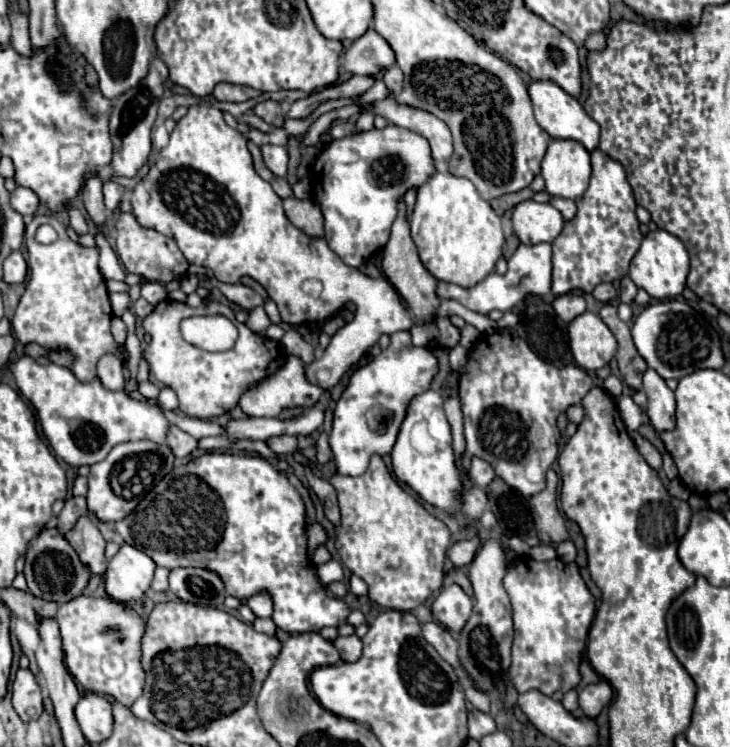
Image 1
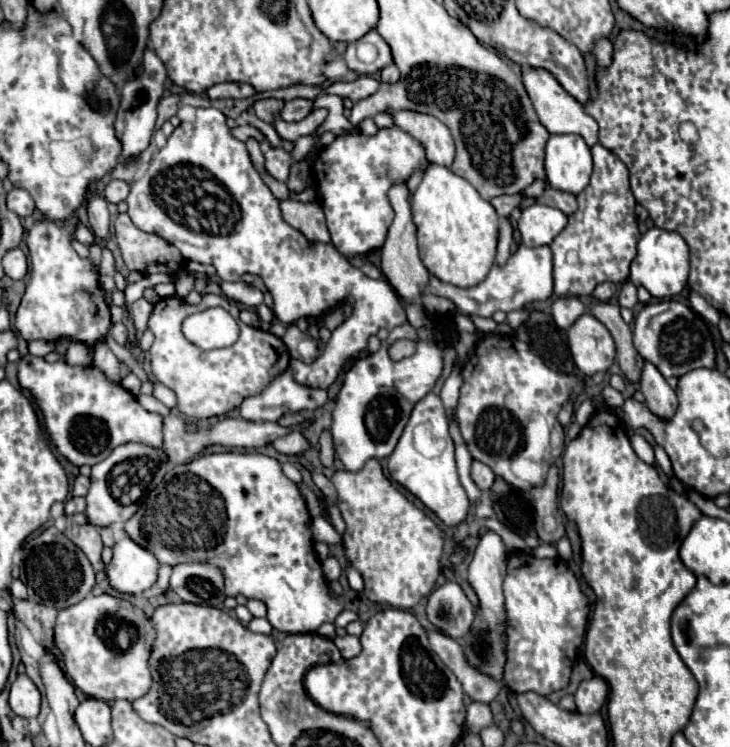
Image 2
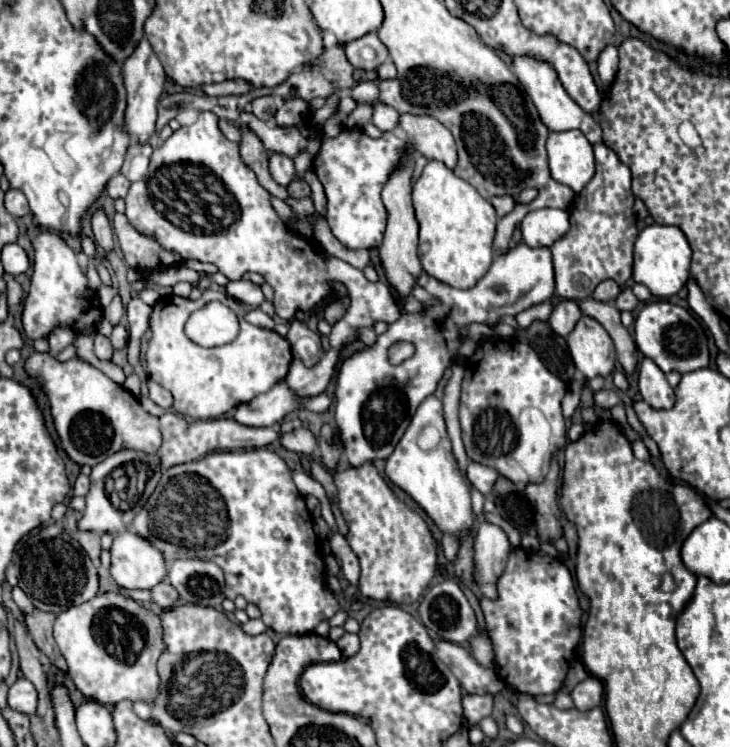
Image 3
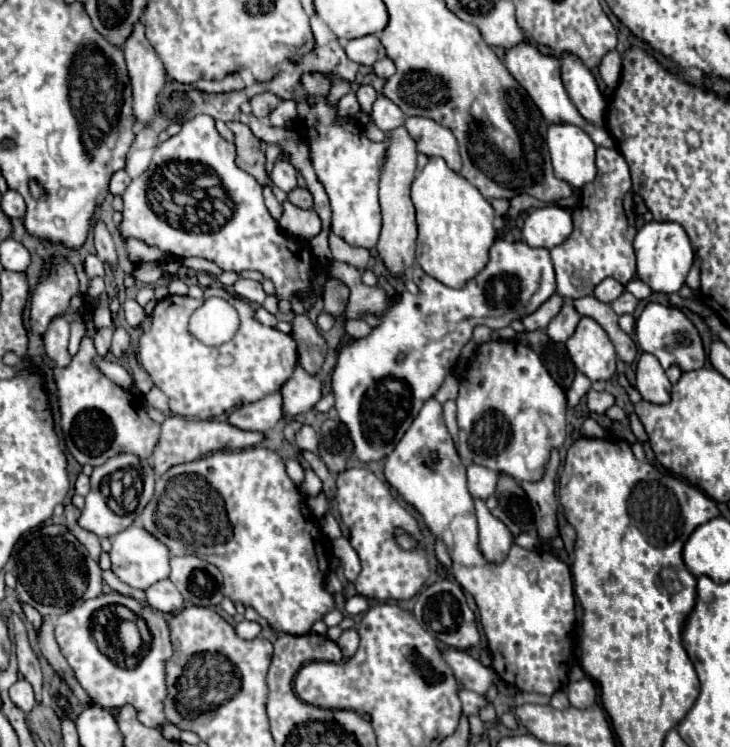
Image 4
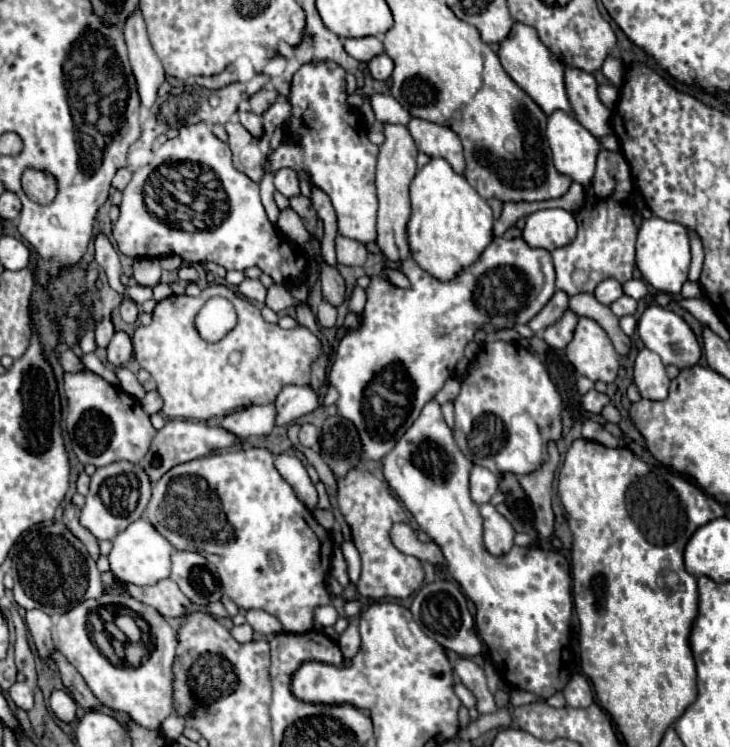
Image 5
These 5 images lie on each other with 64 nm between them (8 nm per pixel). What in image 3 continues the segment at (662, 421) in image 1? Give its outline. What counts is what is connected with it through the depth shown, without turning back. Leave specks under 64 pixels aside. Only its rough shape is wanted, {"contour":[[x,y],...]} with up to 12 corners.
{"contour":[[650,358],[638,366],[638,388],[652,408],[672,408],[672,386]]}

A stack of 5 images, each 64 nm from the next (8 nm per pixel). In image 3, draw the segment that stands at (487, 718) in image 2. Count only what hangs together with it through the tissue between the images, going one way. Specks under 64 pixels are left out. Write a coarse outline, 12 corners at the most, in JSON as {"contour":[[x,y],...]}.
{"contour":[[464,694],[468,726],[492,712],[492,694]]}

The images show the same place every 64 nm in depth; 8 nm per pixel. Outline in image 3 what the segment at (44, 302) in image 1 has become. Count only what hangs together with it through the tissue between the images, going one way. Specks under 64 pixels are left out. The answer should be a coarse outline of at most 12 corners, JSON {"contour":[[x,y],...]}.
{"contour":[[60,234],[34,240],[22,324],[32,340],[52,326],[88,332],[100,304]]}

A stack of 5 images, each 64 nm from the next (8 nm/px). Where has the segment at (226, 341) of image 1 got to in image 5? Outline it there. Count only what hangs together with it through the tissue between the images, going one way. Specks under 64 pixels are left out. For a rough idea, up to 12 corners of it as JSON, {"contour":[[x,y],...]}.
{"contour":[[210,298],[196,316],[196,328],[218,342],[236,312],[226,298]]}

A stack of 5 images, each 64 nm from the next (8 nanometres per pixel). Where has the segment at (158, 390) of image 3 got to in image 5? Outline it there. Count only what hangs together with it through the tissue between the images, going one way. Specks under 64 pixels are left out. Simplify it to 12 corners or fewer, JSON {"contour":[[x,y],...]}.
{"contour":[[146,392],[140,406],[146,414],[156,414],[162,408],[160,394]]}

